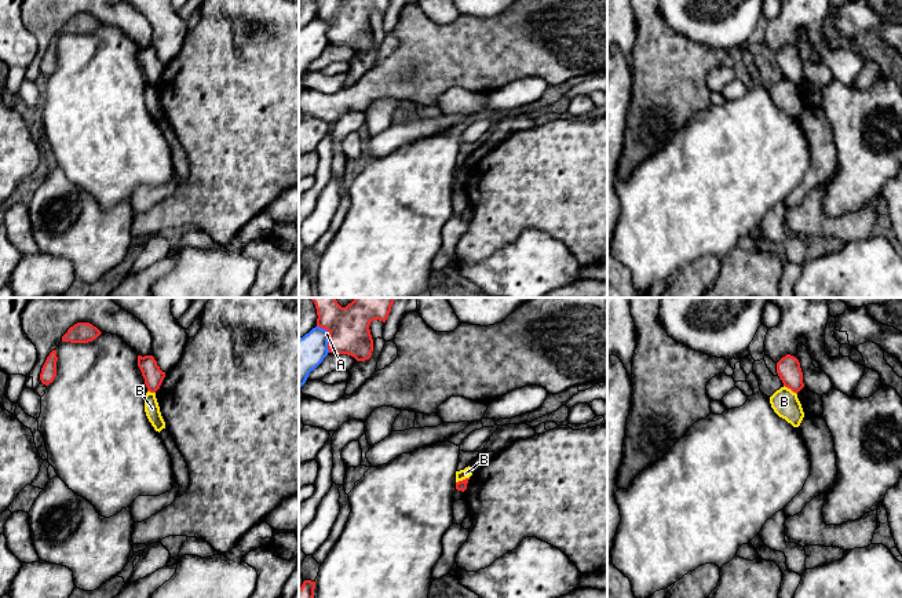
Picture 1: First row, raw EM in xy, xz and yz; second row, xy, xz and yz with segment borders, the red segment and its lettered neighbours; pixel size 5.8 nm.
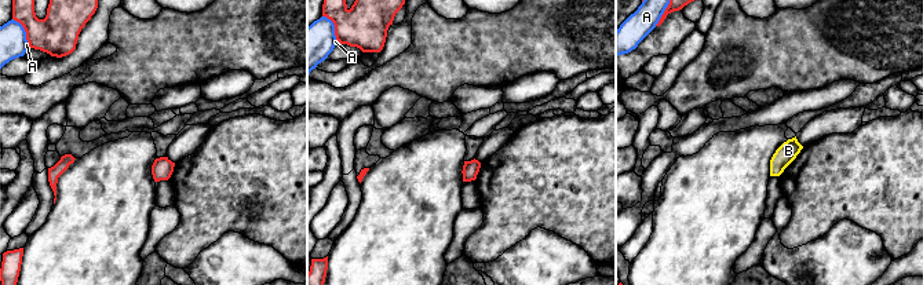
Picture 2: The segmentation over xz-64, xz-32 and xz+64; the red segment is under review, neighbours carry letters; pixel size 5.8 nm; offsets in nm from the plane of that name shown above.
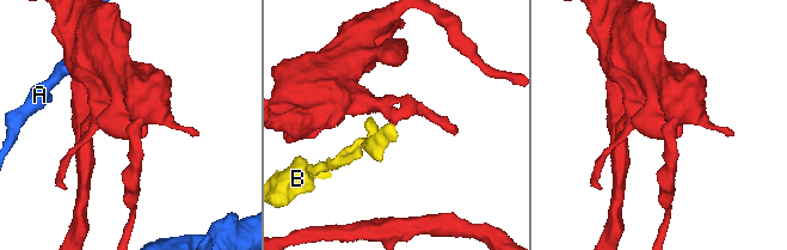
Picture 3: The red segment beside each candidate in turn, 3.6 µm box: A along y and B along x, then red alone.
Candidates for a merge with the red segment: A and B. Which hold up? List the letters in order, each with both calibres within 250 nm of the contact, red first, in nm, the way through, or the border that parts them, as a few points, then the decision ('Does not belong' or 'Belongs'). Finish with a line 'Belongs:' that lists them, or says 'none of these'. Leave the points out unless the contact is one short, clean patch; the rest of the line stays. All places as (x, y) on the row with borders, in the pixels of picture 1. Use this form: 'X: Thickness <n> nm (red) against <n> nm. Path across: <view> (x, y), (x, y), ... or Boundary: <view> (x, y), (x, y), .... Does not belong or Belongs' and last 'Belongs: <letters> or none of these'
A: Thickness 240 nm (red) against 220 nm. Does not belong
B: Thickness 60 nm (red) against 60 nm. Boundary: xz (468, 477), (456, 482). Does not belong
Belongs: none of these

